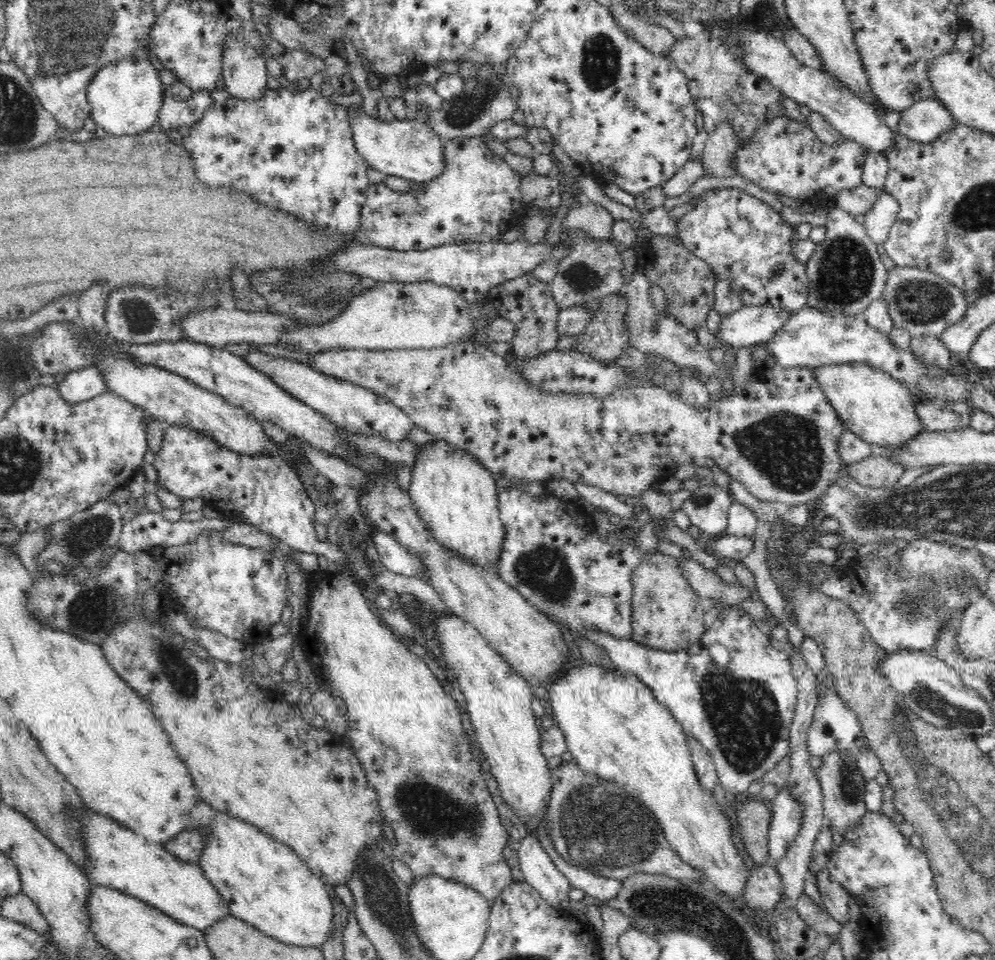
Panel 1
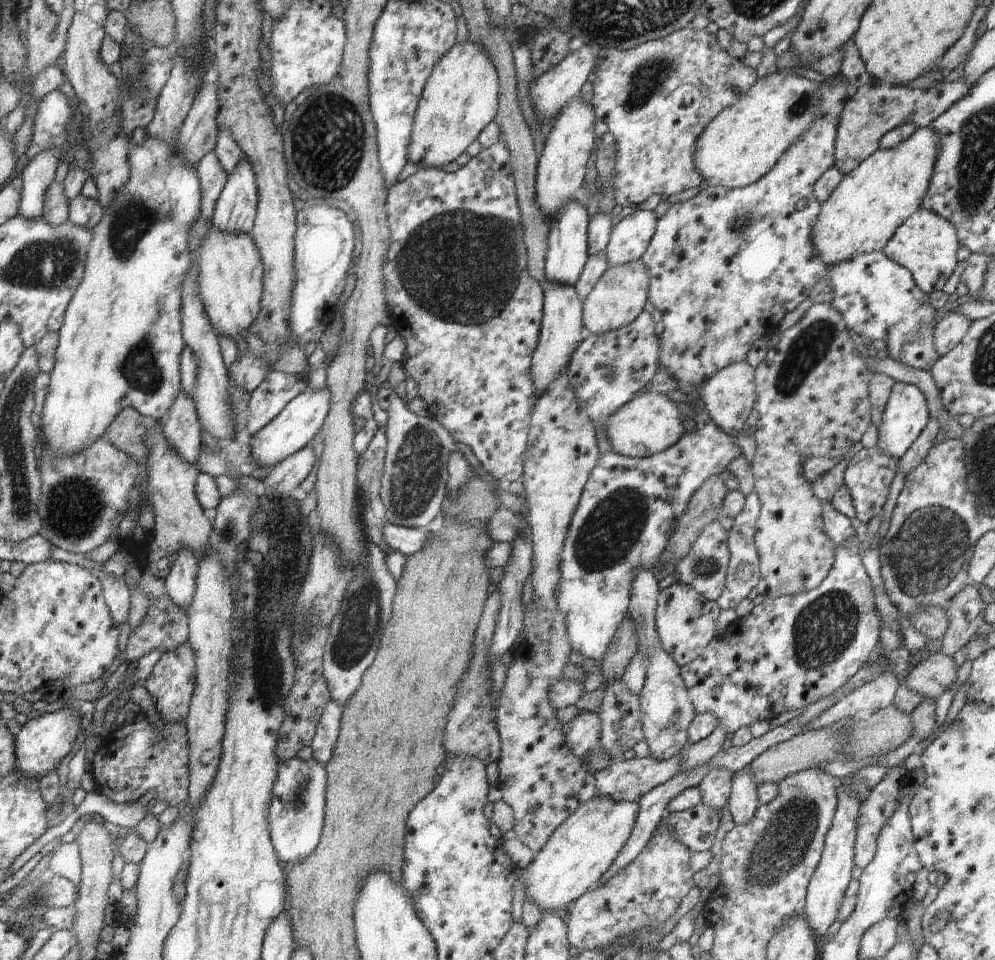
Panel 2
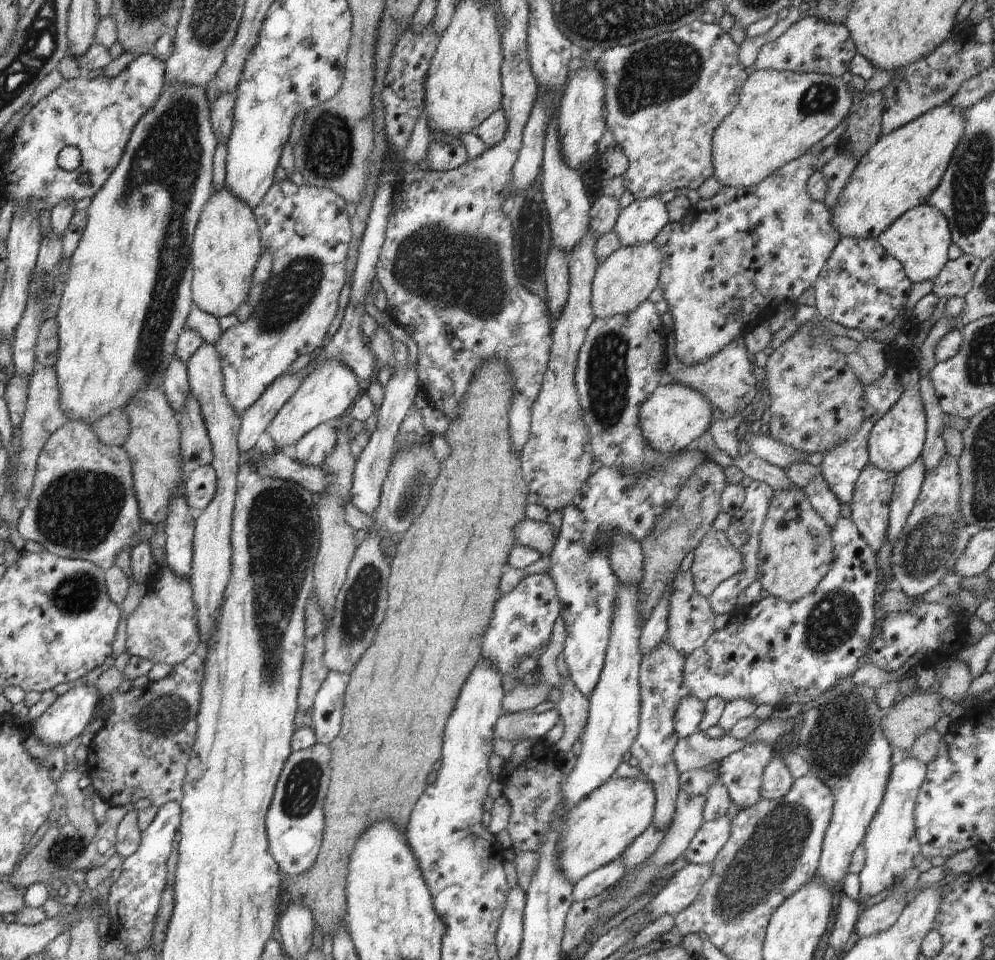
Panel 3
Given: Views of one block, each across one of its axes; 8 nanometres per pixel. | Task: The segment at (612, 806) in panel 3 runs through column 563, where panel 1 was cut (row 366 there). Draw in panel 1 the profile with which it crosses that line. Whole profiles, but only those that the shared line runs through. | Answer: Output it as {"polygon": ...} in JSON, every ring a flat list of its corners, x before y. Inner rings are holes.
{"polygon":[[830,364,815,367,816,379,846,428,867,443,878,444,888,453,896,453,925,428,914,413,917,395,901,381,869,364]]}

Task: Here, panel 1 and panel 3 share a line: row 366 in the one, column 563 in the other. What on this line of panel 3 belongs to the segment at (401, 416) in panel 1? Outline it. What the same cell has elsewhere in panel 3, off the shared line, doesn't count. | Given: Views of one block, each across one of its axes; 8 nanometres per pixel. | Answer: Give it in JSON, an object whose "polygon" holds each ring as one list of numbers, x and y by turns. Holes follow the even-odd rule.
{"polygon":[[552,244,545,262,545,283,547,311,556,322,569,297,569,266,566,253]]}

